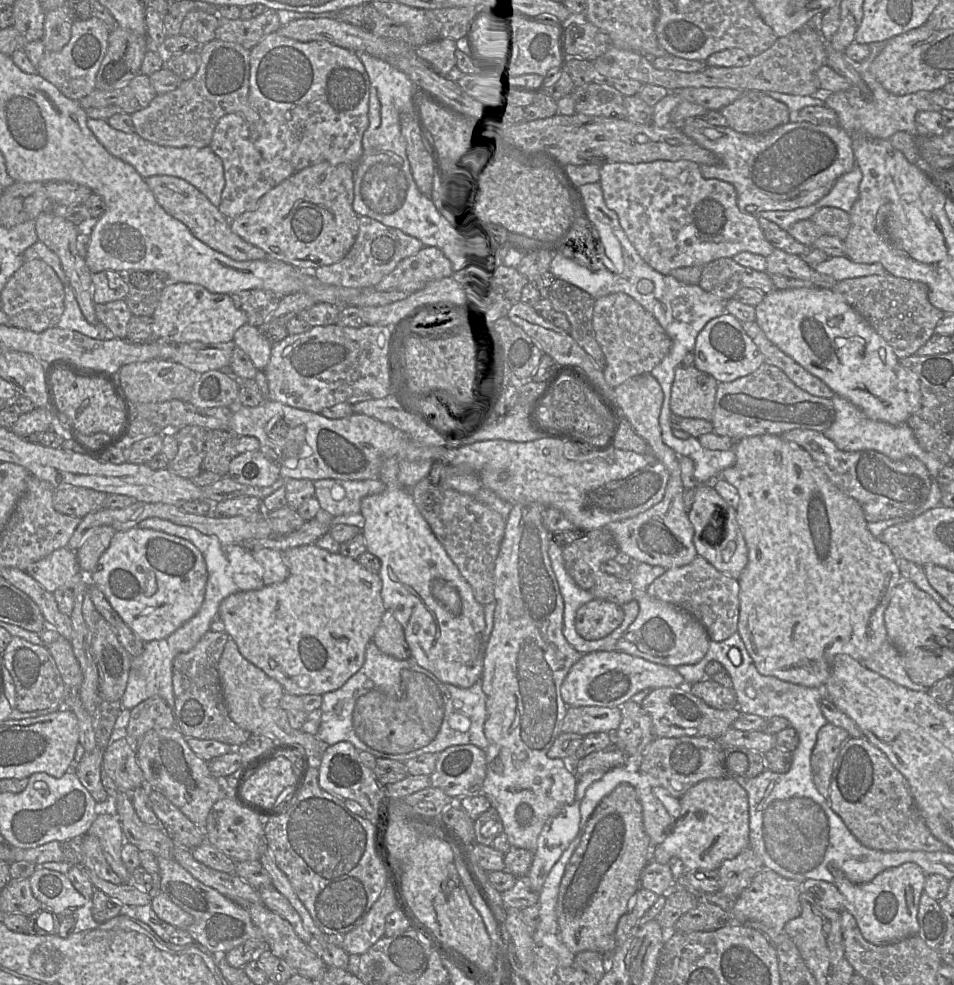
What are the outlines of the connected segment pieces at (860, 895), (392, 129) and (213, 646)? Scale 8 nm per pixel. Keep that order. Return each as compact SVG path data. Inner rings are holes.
M906 862L896 867L890 867L879 873L868 883L855 884L849 881L844 873L836 867L829 865L829 871L834 878L834 885L844 897L843 909L849 911L855 918L862 936L875 945L887 944L908 936L917 935L919 931L918 908L920 896L924 891L927 875L914 862Z
M362 52L358 53L359 59L362 62L365 71L368 75L369 82L370 82L370 89L369 89L369 111L368 111L368 118L369 118L369 125L366 131L364 132L364 135L362 137L362 148L363 153L359 160L359 162L354 166L354 200L353 200L353 210L358 216L367 216L372 219L377 220L378 222L382 223L383 225L397 228L404 232L407 235L410 235L412 237L415 237L419 239L424 246L426 247L437 247L449 254L451 257L453 264L455 266L456 270L463 270L470 267L469 262L467 260L467 253L473 249L472 242L471 242L471 234L469 230L465 229L463 226L460 225L460 223L457 220L452 220L447 215L437 207L437 205L434 203L431 197L427 197L424 194L422 194L419 189L416 186L416 183L414 182L410 163L408 161L408 157L406 154L406 141L404 137L401 134L400 129L400 115L403 113L413 113L414 117L414 103L417 98L419 98L422 94L415 88L415 84L400 70L395 68L394 66L390 65L385 60L382 60L380 58L374 57L368 53Z
M209 630L191 650L175 656L172 668L174 727L186 738L215 739L237 748L246 742L252 733L230 718L224 697L218 664L229 639L225 631Z

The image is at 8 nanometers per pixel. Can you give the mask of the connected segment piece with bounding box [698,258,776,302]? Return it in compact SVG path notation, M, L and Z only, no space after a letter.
M719 258L703 265L698 285L724 302L733 299L741 288L752 288L768 294L776 290L768 273L744 267L732 258Z

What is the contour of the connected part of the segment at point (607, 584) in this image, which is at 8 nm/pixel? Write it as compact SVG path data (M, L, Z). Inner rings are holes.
M602 528L587 531L583 537L565 546L562 556L566 571L580 588L589 591L595 598L608 600L622 606L634 598L632 583L601 569L602 563L614 559L618 552L619 548L613 535Z

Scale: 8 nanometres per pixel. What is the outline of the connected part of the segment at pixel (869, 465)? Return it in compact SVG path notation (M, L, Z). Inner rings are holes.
M792 429L781 437L806 450L829 480L860 504L868 522L907 515L919 508L930 493L932 477L924 463L916 457L894 461L875 450L844 452L822 432L815 430Z

